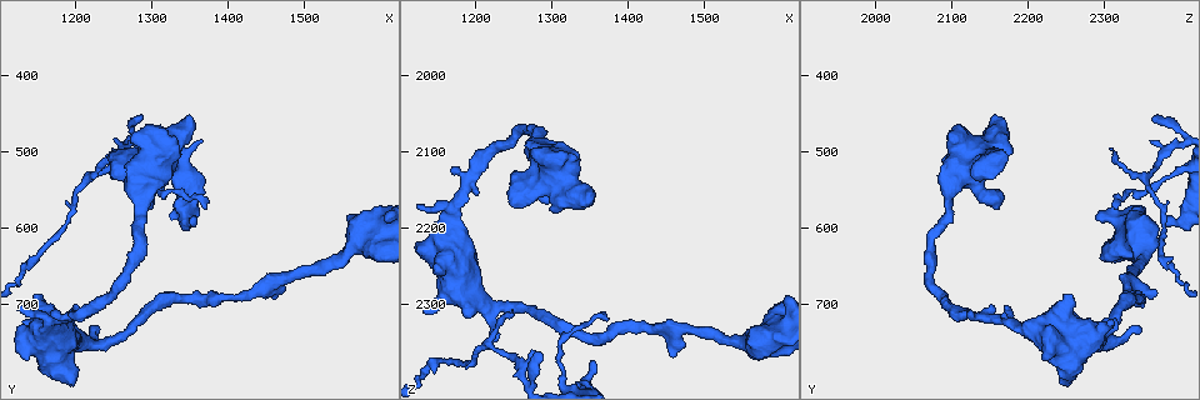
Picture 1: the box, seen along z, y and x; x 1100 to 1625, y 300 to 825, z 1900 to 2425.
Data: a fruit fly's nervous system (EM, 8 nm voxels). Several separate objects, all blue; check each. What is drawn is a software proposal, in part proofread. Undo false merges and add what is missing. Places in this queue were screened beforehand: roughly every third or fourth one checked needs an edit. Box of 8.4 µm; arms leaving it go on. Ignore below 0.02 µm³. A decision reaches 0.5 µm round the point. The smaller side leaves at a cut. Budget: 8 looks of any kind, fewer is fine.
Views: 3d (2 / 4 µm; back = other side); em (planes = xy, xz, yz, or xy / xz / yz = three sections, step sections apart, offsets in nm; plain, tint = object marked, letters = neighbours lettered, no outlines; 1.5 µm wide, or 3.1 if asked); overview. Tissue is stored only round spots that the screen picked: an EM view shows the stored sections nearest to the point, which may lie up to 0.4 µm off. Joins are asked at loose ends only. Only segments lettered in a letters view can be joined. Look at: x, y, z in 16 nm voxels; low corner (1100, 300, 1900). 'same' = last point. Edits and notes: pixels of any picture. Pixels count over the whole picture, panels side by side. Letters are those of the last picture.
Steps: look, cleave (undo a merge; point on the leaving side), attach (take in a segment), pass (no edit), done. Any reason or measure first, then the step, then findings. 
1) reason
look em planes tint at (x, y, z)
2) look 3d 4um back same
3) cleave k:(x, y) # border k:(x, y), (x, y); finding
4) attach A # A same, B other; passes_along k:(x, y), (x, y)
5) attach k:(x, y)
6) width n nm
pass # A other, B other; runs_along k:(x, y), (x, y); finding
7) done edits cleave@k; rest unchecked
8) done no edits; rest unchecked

free end
look 3d 4um at (1155, 685, 2250)

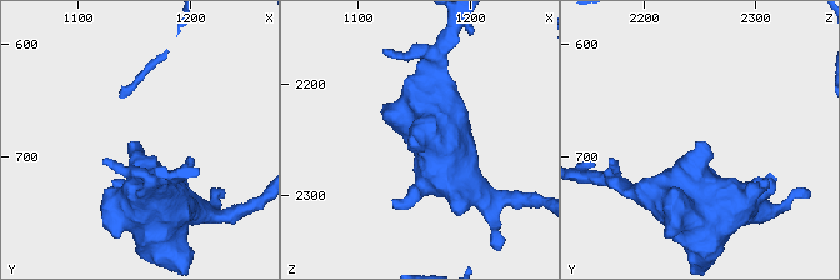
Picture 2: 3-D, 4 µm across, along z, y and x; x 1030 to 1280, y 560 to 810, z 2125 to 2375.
look em xy step 8 letters at (1152, 688, 2252)

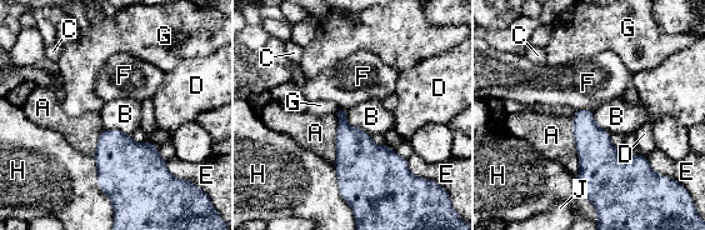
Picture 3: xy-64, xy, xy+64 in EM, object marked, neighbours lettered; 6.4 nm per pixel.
another direction
look em planes letters same

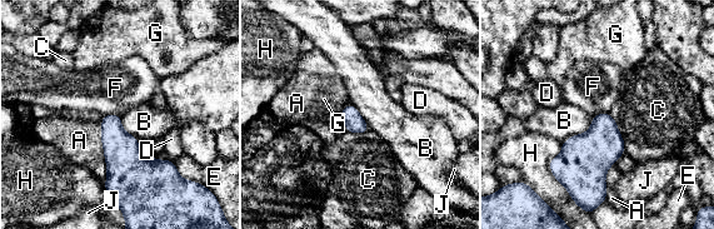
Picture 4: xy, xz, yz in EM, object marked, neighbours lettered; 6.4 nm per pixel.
pass # A other, B other, C other, D other, E other, F other, G other, H other, J other; border 4:(593, 115), (587, 130), (562, 144); none of them fits

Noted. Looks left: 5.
thick end
look em yz step 4 letters at (1245, 500, 2170)

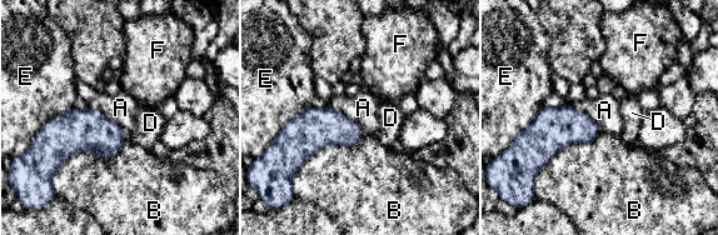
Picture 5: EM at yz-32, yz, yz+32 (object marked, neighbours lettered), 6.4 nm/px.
look em planes letters same

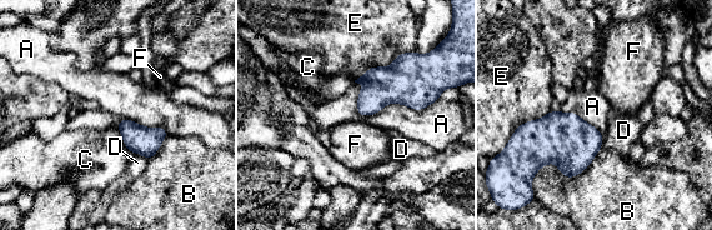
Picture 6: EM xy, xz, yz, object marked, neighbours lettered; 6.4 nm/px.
pass # A other, B other, C other, D other, E other, F other; none of them fits

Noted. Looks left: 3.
tapers out
look 3d 4um at (1285, 450, 2365)

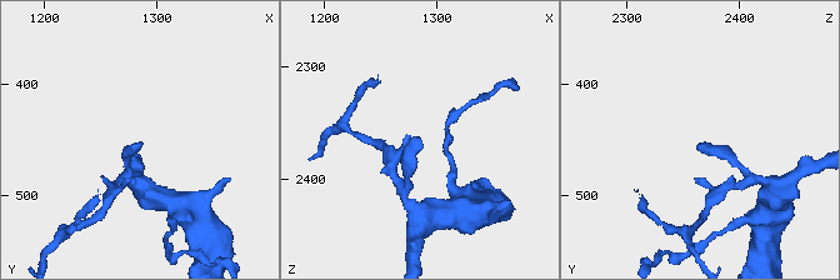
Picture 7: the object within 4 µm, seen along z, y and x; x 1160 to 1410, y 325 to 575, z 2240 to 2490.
look em xz step 8 letters at (1280, 454, 2362)

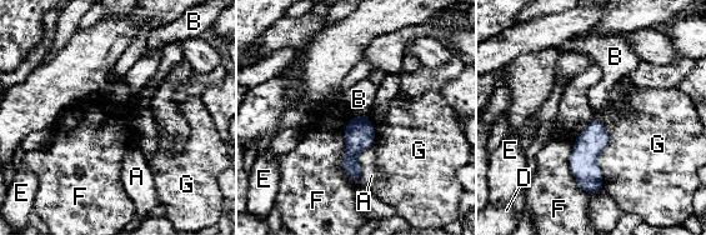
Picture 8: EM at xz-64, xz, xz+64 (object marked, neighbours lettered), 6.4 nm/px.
cut it another way
look em planes letters same

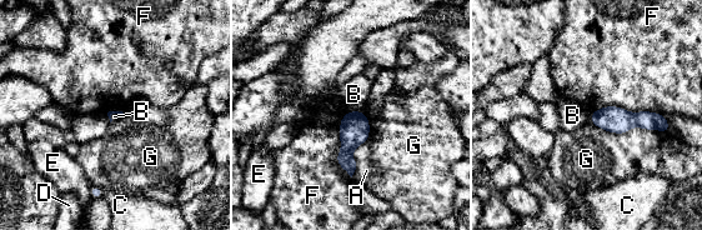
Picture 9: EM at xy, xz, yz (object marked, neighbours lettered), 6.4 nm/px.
pass # A other, B other, C other, D other, E other, F other, G other; none of them fits

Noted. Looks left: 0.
done no edits; rest unchecked

